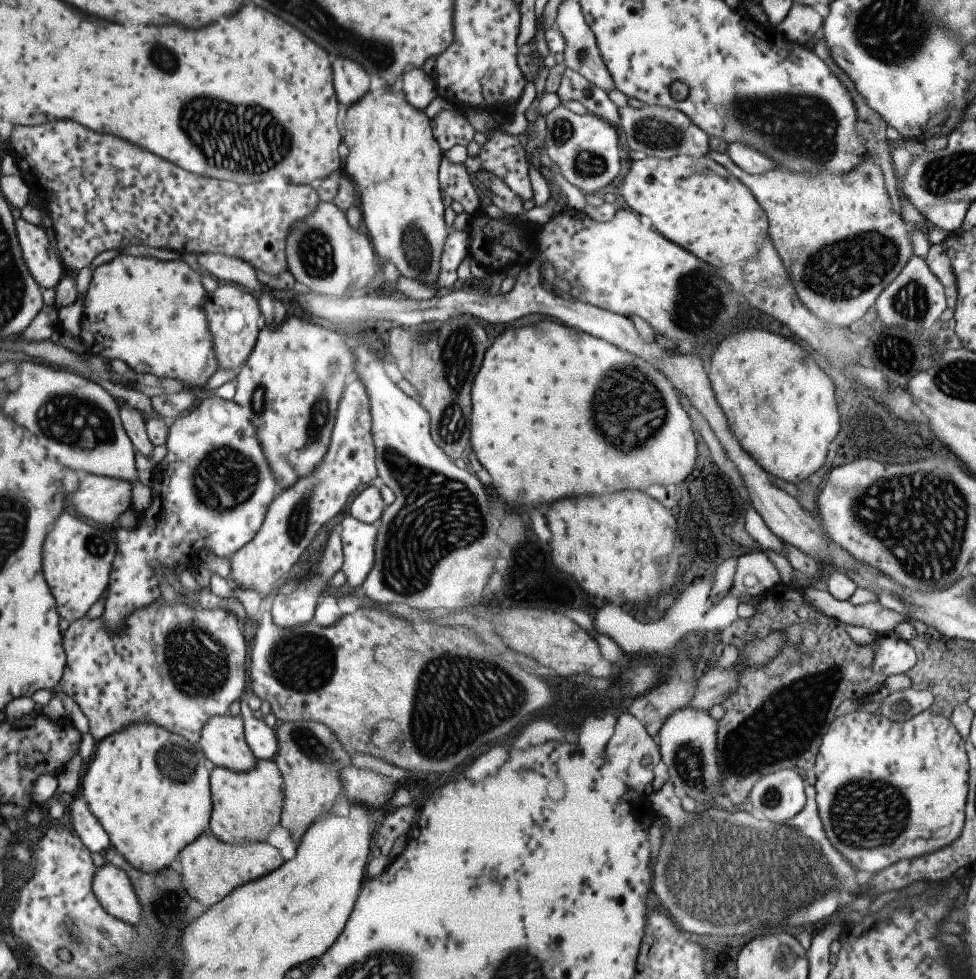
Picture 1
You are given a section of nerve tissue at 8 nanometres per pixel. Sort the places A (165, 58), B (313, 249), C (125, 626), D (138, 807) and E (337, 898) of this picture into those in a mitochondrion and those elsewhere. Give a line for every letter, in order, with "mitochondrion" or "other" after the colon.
A: mitochondrion
B: mitochondrion
C: other
D: other
E: other

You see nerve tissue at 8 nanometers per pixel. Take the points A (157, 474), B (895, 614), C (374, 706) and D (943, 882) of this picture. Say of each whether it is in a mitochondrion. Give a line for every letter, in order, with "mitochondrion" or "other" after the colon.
A: other
B: other
C: other
D: other

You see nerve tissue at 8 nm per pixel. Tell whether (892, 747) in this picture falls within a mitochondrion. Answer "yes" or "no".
no

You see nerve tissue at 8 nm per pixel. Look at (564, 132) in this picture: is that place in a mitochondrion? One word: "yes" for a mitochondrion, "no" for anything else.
yes

